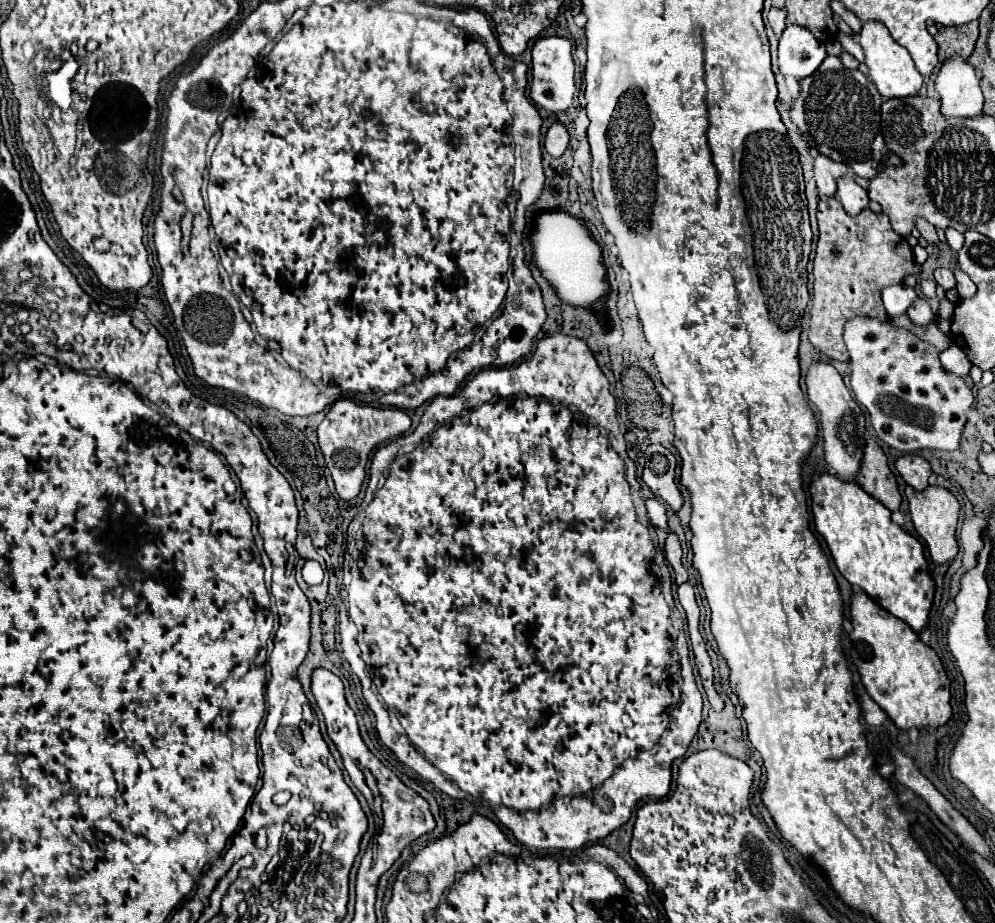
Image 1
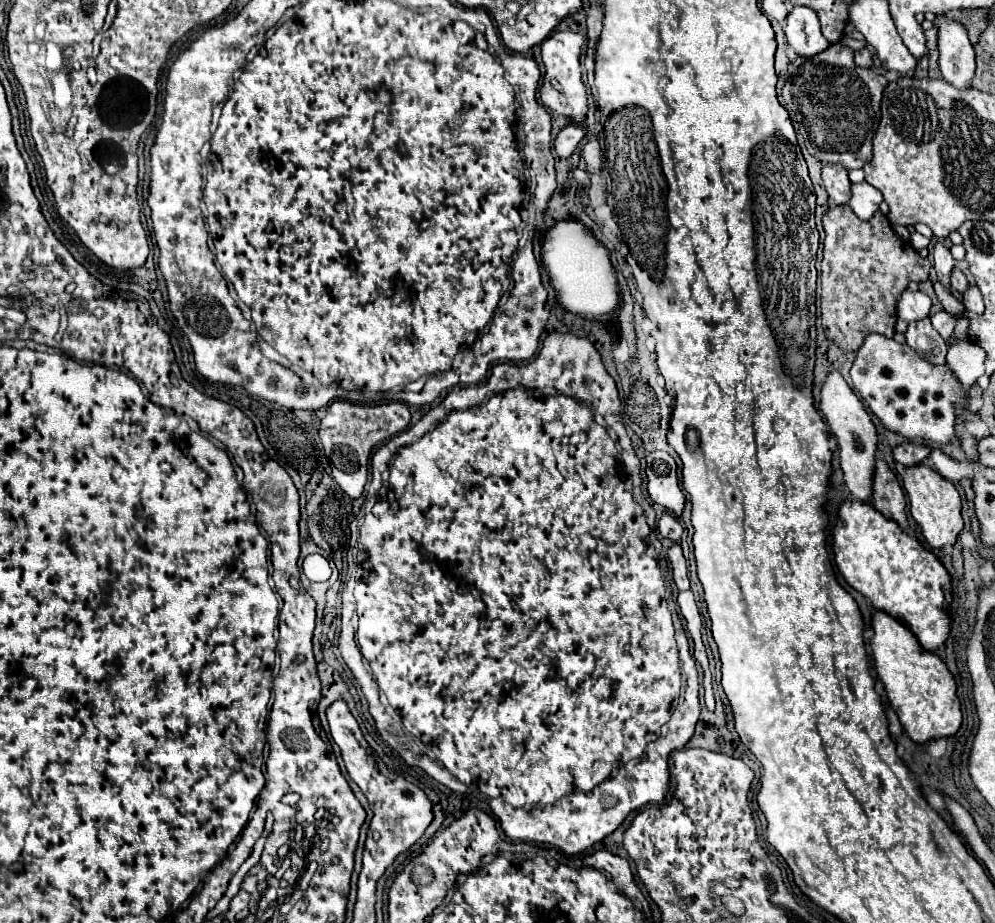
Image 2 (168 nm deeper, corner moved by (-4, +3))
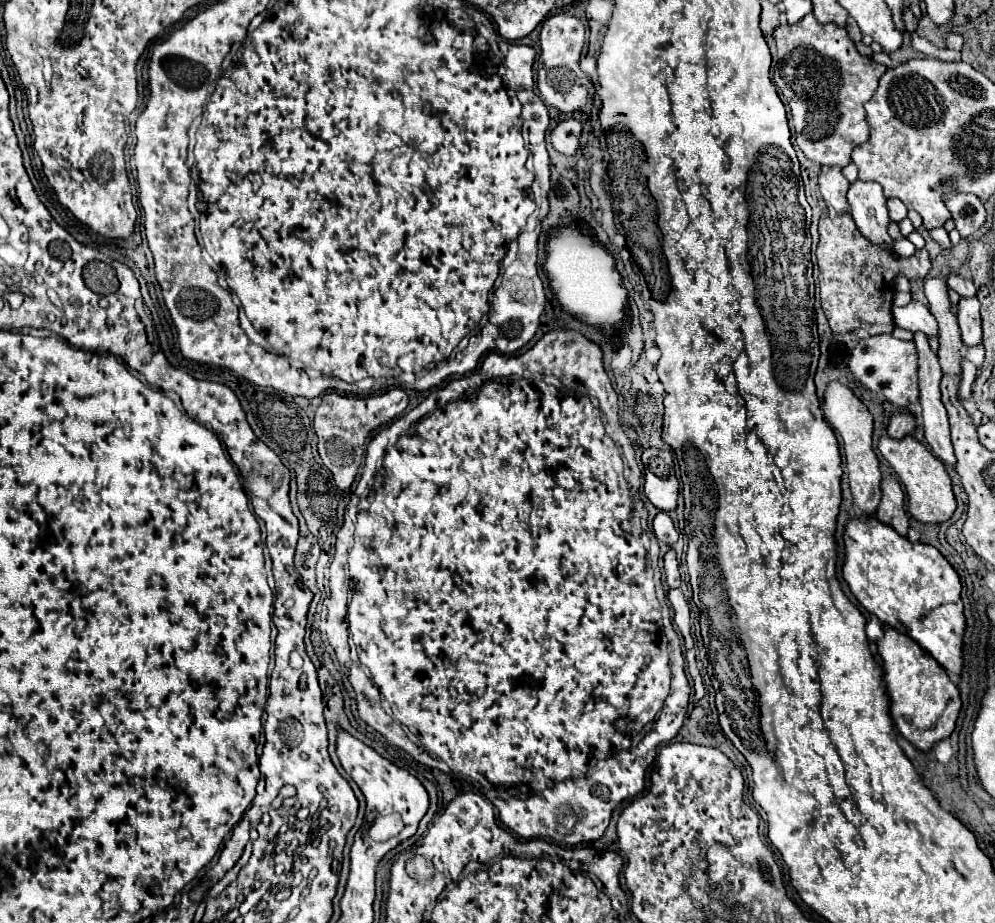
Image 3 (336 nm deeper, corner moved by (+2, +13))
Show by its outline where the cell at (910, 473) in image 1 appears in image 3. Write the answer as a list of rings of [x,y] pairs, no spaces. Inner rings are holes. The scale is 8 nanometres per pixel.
[[[895,412],[887,426],[887,434],[891,434],[891,438],[897,440],[911,434],[913,430],[915,430],[915,418],[909,412]]]

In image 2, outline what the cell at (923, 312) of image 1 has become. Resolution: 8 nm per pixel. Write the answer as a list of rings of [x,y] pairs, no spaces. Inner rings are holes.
[[[927,316],[925,320],[913,322],[908,325],[905,332],[907,344],[925,360],[931,364],[945,364],[945,354],[947,354],[947,342],[939,336],[939,332],[933,328],[931,318]]]

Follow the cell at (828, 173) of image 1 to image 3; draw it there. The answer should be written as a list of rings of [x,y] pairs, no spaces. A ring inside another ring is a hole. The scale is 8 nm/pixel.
[[[839,166],[827,168],[825,172],[819,174],[821,196],[823,196],[823,200],[827,202],[827,206],[831,208],[833,214],[845,214],[845,212],[849,212],[849,204],[847,204],[847,198],[845,198],[847,188],[849,188],[849,182],[841,174]]]

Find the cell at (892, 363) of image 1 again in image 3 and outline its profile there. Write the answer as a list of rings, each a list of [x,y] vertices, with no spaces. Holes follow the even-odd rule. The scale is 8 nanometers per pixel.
[[[875,334],[861,338],[855,350],[851,352],[849,368],[865,388],[881,394],[901,410],[913,402],[919,402],[917,350],[913,342],[897,340],[893,334]]]

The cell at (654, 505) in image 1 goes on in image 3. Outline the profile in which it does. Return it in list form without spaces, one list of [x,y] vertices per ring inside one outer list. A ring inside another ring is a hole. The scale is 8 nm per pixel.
[[[659,512],[659,514],[655,516],[655,520],[653,520],[653,530],[655,530],[655,536],[657,536],[661,542],[665,542],[667,546],[673,546],[673,544],[677,542],[677,538],[679,538],[679,534],[677,534],[677,530],[675,530],[675,526],[673,526],[673,520],[669,518],[667,512]]]

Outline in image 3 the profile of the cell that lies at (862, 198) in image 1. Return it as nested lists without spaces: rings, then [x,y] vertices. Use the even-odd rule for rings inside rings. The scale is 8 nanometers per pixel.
[[[855,180],[849,186],[847,200],[851,206],[851,216],[859,228],[859,232],[875,246],[893,250],[893,240],[887,234],[889,212],[885,206],[883,190],[877,182]]]

